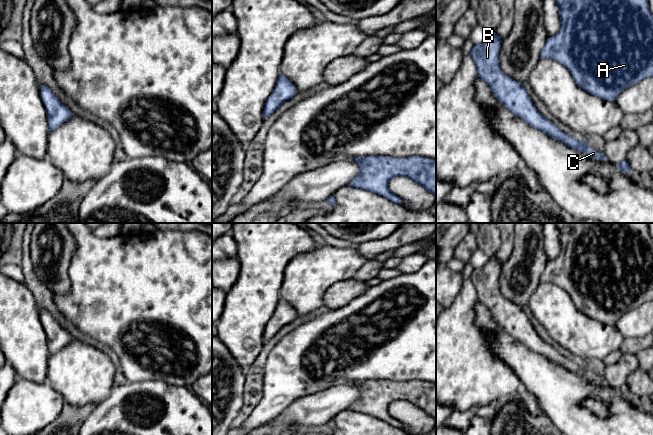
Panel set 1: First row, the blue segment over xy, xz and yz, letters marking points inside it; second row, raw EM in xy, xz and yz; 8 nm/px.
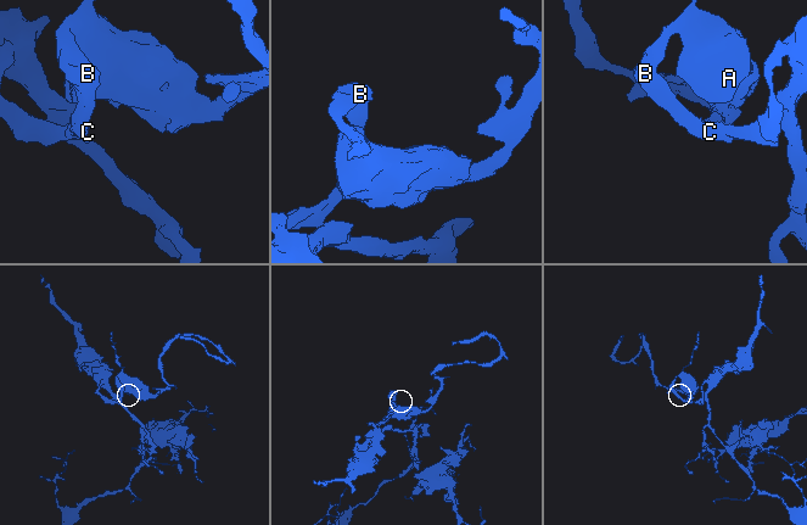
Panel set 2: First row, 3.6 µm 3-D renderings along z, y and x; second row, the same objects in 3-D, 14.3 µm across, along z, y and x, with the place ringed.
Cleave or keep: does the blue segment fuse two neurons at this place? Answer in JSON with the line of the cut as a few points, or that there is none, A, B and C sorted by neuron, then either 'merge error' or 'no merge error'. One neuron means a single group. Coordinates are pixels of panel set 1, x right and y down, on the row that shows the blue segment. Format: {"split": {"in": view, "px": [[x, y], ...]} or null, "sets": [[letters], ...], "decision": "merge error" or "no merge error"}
{"split": null, "sets": [["A", "B", "C"]], "decision": "no merge error"}

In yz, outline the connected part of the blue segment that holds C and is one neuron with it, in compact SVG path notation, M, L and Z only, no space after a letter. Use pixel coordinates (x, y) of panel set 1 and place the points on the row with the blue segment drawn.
M494 32L482 44L474 45L470 52L476 64L478 76L490 86L496 98L508 110L548 136L591 158L607 160L604 152L599 153L588 145L587 139L580 142L546 119L533 104L523 83L502 72L499 64L501 43L500 37Z

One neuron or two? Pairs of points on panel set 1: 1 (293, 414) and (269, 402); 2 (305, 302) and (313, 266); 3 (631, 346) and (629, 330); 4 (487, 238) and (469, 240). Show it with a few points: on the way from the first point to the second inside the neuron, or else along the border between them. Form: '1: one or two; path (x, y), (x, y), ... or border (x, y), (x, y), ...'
1: two; border (304, 396), (295, 399), (269, 420)
2: one; path (305, 293), (305, 280), (309, 275)
3: two; border (642, 336), (627, 337), (625, 339)
4: two; border (475, 234), (478, 247)

